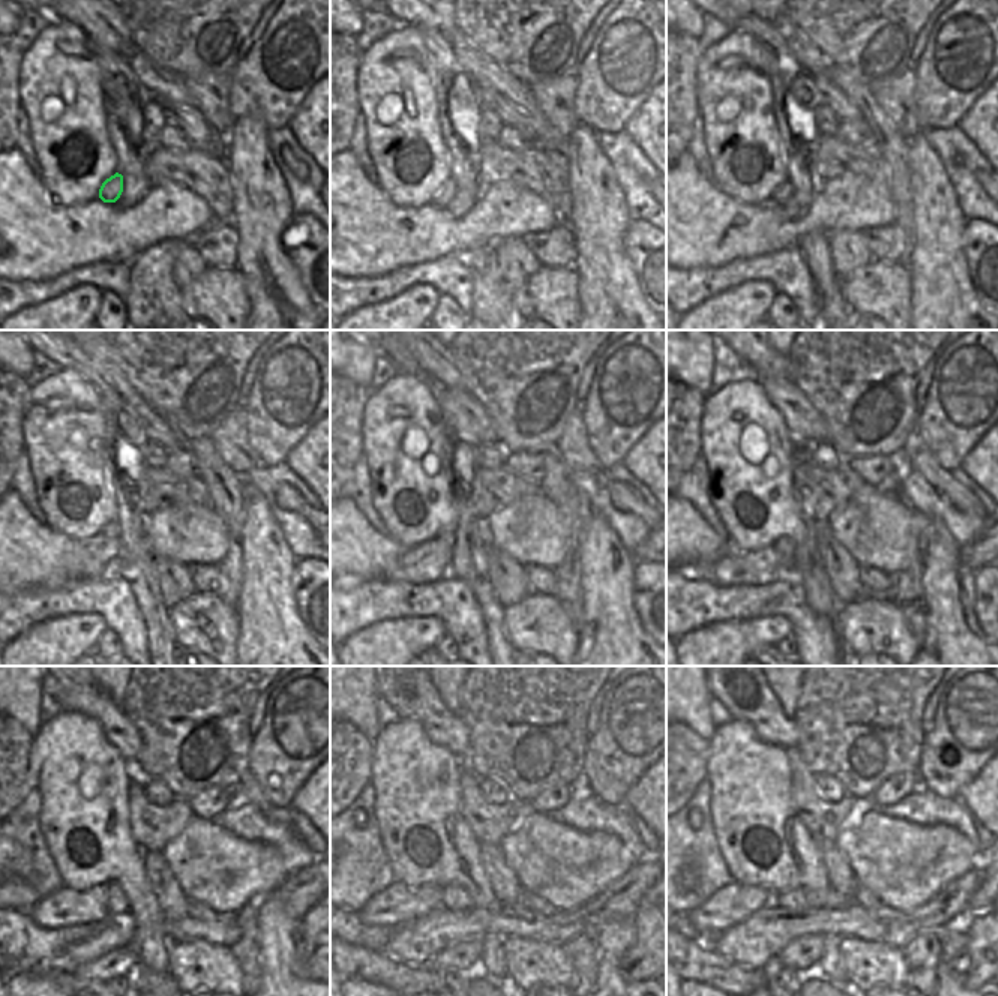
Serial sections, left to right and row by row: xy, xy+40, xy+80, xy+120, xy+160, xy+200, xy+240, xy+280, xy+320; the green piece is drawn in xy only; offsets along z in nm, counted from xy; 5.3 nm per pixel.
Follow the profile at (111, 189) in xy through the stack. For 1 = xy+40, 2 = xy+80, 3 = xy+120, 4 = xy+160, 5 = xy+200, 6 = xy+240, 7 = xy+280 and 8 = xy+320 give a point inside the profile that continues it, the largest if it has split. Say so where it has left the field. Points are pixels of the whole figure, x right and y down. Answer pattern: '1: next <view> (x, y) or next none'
1: next xy+40 (447, 191)
2: next xy+80 (784, 192)
3: next xy+120 (111, 530)
4: next xy+160 (447, 536)
5: next xy+200 (785, 548)
6: next xy+240 (117, 903)
7: next xy+280 (453, 897)
8: next xy+320 (799, 897)

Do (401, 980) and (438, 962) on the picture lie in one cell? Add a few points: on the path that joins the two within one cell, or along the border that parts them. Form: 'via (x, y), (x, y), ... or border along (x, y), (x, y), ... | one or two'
border along (428, 965), (440, 974) | two

